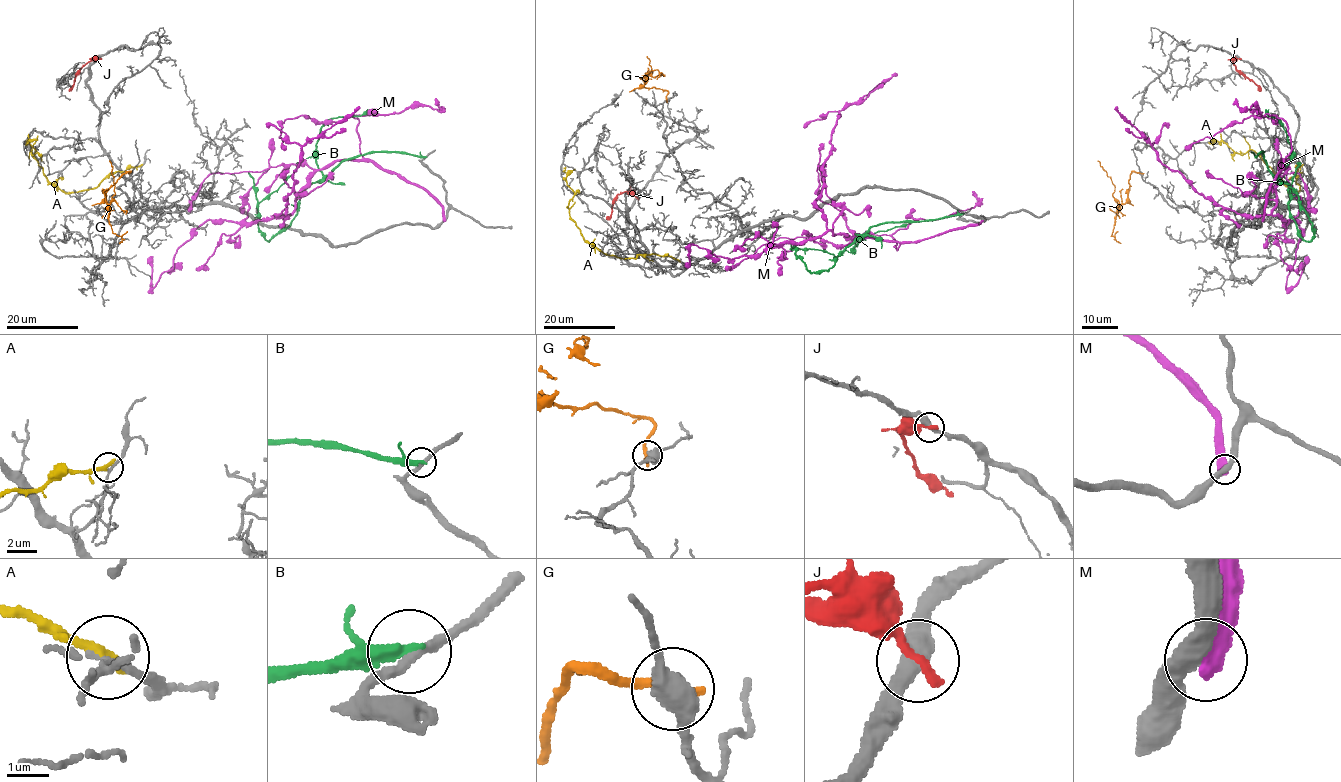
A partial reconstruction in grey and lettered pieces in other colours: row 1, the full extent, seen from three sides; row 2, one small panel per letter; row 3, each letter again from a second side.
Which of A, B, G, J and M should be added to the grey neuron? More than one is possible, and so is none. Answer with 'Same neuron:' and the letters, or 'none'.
Same neuron: none

